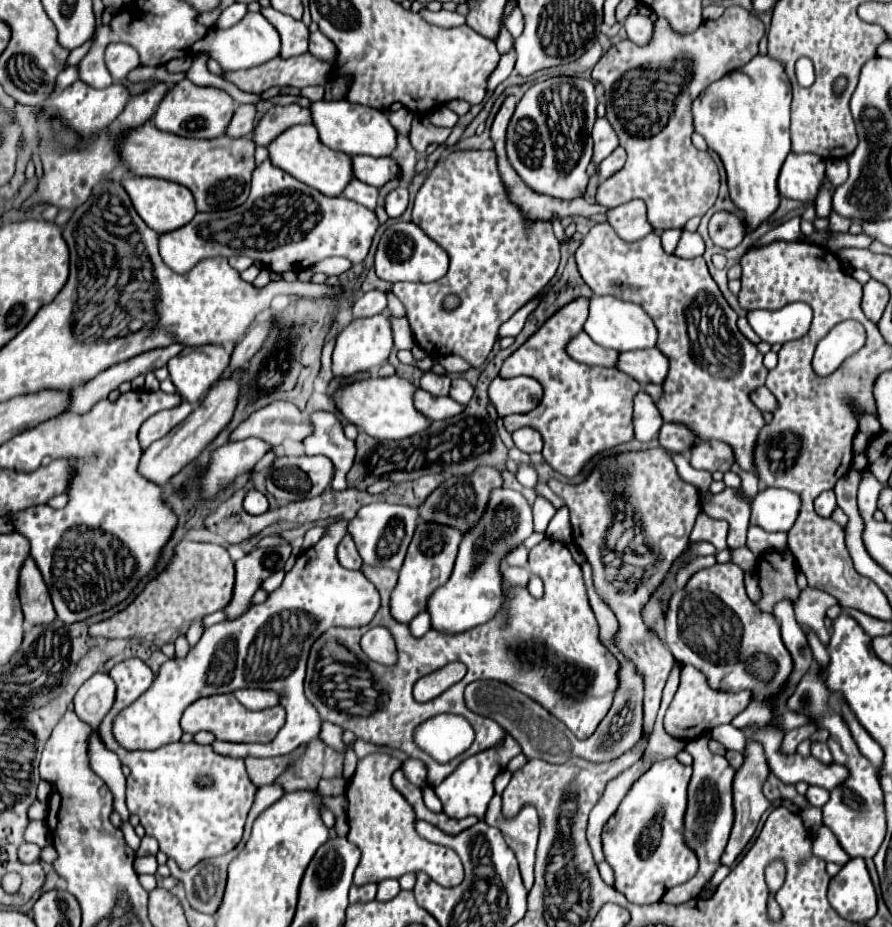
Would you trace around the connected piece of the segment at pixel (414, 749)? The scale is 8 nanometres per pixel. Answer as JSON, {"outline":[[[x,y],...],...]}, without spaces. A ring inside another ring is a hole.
{"outline":[[[543,539],[543,541],[539,543],[539,545],[535,545],[535,547],[533,547],[533,549],[529,551],[529,571],[533,571],[533,575],[537,575],[537,577],[541,577],[541,581],[543,581],[543,585],[545,585],[545,595],[543,595],[543,599],[533,599],[533,597],[529,595],[529,591],[527,591],[527,589],[507,589],[507,587],[503,585],[503,589],[505,589],[505,591],[511,591],[511,599],[509,599],[509,605],[507,605],[507,611],[503,609],[503,611],[501,611],[501,613],[499,613],[499,615],[497,615],[495,619],[491,619],[491,621],[489,621],[489,623],[485,623],[485,625],[479,625],[477,629],[467,629],[467,633],[441,633],[441,631],[437,631],[437,629],[429,629],[429,631],[427,631],[427,633],[425,633],[423,637],[413,637],[413,635],[411,635],[411,631],[409,631],[409,625],[407,625],[407,623],[399,623],[399,621],[393,621],[393,615],[389,613],[389,597],[391,597],[391,593],[393,593],[393,589],[395,589],[395,585],[397,585],[397,573],[395,573],[395,571],[391,571],[391,569],[383,569],[383,567],[381,567],[381,569],[371,569],[371,567],[367,567],[367,565],[363,565],[361,569],[363,569],[363,573],[365,573],[365,577],[367,577],[369,581],[373,581],[373,585],[375,585],[375,587],[379,589],[379,593],[381,593],[381,609],[377,611],[377,615],[375,615],[375,619],[373,619],[373,621],[371,621],[371,623],[369,623],[367,627],[359,627],[359,629],[329,629],[327,633],[323,633],[323,635],[321,635],[321,637],[319,637],[319,639],[317,639],[317,641],[313,643],[313,647],[311,647],[311,655],[309,655],[309,663],[307,663],[307,677],[305,677],[305,697],[307,697],[309,701],[311,701],[311,705],[313,705],[315,709],[317,709],[317,713],[321,715],[321,719],[323,719],[323,721],[329,721],[329,723],[333,723],[333,725],[339,725],[341,729],[349,729],[349,731],[353,731],[353,733],[357,735],[357,739],[363,739],[363,741],[369,741],[369,743],[373,743],[373,745],[387,745],[387,747],[393,747],[393,749],[399,749],[399,751],[403,751],[403,753],[407,753],[407,757],[411,757],[411,759],[419,759],[419,761],[423,761],[423,763],[427,765],[427,783],[429,783],[431,787],[435,787],[435,785],[439,785],[439,783],[441,783],[441,781],[443,781],[443,779],[445,779],[445,777],[447,777],[447,775],[449,775],[449,773],[451,773],[451,771],[453,771],[453,769],[455,769],[455,767],[457,767],[457,765],[461,763],[461,759],[467,759],[467,757],[471,757],[471,755],[475,755],[475,753],[479,753],[479,751],[483,751],[483,749],[489,749],[489,747],[493,747],[493,745],[497,745],[497,743],[501,741],[501,735],[503,735],[503,727],[501,727],[499,723],[495,723],[493,719],[487,719],[487,717],[481,717],[481,715],[477,715],[477,713],[473,713],[473,711],[469,711],[469,707],[465,705],[465,699],[463,699],[463,689],[465,689],[465,685],[467,685],[467,683],[471,683],[471,681],[475,681],[477,677],[487,677],[487,679],[497,679],[497,681],[503,681],[503,683],[507,683],[507,685],[511,685],[511,687],[515,687],[515,689],[519,689],[521,693],[525,693],[525,695],[529,695],[529,697],[533,697],[533,699],[535,699],[535,701],[537,701],[539,705],[543,705],[543,707],[545,707],[545,709],[547,709],[547,711],[549,711],[551,715],[555,715],[555,717],[559,717],[559,721],[563,721],[563,723],[565,723],[565,725],[567,725],[567,727],[571,729],[571,733],[573,733],[573,735],[575,735],[577,739],[587,739],[587,737],[590,737],[595,732],[595,729],[601,722],[601,719],[605,717],[605,713],[607,713],[607,709],[611,707],[611,701],[613,701],[614,699],[614,694],[618,685],[617,671],[619,670],[619,662],[616,660],[615,657],[607,657],[607,653],[605,653],[605,647],[601,647],[601,643],[599,643],[599,639],[597,639],[597,621],[595,621],[595,615],[593,615],[593,611],[591,611],[591,605],[589,605],[589,597],[587,597],[587,593],[585,593],[585,581],[583,581],[583,573],[581,573],[581,567],[579,567],[579,565],[575,563],[575,559],[571,557],[571,553],[569,553],[569,549],[565,547],[565,543],[559,543],[559,541],[551,541],[551,539]],[[503,613],[507,613],[507,615],[509,615],[509,617],[507,617],[507,623],[503,623]],[[373,625],[387,625],[387,627],[391,629],[391,633],[393,633],[393,637],[395,637],[395,641],[397,641],[397,651],[399,651],[399,659],[397,659],[397,663],[395,663],[395,665],[389,665],[389,667],[387,667],[387,665],[379,665],[379,663],[371,663],[371,661],[369,661],[369,659],[365,657],[365,653],[361,653],[361,647],[359,647],[359,639],[361,639],[361,635],[363,635],[363,633],[367,633],[367,629],[371,629]],[[431,661],[438,661],[438,668],[434,668],[434,671],[445,666],[450,662],[460,661],[461,663],[465,663],[465,665],[467,665],[467,675],[465,675],[465,679],[463,679],[463,681],[459,681],[459,683],[455,683],[455,685],[451,685],[451,687],[449,687],[449,689],[447,689],[445,693],[441,693],[439,697],[435,697],[435,699],[431,699],[431,701],[427,701],[427,703],[419,703],[419,701],[415,701],[415,699],[413,699],[413,693],[411,693],[411,689],[413,689],[413,683],[415,683],[415,679],[419,679],[419,677],[423,677],[425,673],[429,673],[429,671],[431,671]],[[431,713],[459,713],[459,715],[463,715],[463,717],[465,717],[465,719],[467,719],[467,721],[471,723],[471,727],[475,729],[475,741],[473,741],[473,745],[471,745],[471,747],[469,747],[469,749],[467,749],[465,753],[461,753],[461,757],[455,757],[453,761],[449,761],[449,763],[445,763],[445,765],[441,765],[441,763],[437,763],[437,761],[433,761],[433,759],[431,759],[431,757],[429,757],[427,753],[423,753],[423,751],[421,751],[421,749],[419,749],[419,747],[417,747],[417,745],[413,743],[413,729],[415,729],[415,727],[417,727],[419,723],[423,723],[425,719],[429,719],[429,717],[431,717]]]}

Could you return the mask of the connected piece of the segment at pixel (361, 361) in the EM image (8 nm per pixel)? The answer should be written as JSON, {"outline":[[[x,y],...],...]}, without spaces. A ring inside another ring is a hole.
{"outline":[[[383,313],[367,317],[367,319],[351,321],[337,337],[337,345],[335,345],[335,351],[333,351],[333,367],[331,367],[333,375],[337,379],[349,379],[355,373],[375,371],[383,363],[387,363],[391,349],[393,349],[391,325],[389,325],[389,319]]]}

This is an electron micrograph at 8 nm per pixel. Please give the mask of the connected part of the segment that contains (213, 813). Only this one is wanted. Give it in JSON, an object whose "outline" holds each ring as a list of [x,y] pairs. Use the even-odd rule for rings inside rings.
{"outline":[[[133,657],[117,663],[109,675],[117,685],[117,699],[103,719],[99,733],[107,749],[115,751],[121,763],[131,769],[131,775],[127,777],[129,813],[141,819],[145,835],[155,837],[159,849],[175,859],[181,869],[191,869],[201,859],[219,857],[231,851],[243,837],[243,825],[257,793],[257,787],[245,773],[243,759],[219,755],[211,745],[199,745],[195,741],[177,741],[153,751],[129,751],[123,745],[117,745],[111,733],[111,719],[153,685],[155,673],[147,663]],[[201,779],[209,779],[211,785],[201,785]]]}

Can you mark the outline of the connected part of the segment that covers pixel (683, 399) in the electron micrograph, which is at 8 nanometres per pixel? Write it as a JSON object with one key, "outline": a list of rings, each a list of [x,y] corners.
{"outline":[[[597,223],[581,241],[575,251],[577,267],[583,281],[591,287],[595,295],[613,295],[623,301],[633,301],[643,305],[645,313],[653,319],[659,339],[657,349],[661,349],[669,357],[669,375],[663,383],[663,397],[657,401],[663,421],[677,421],[689,425],[701,439],[717,439],[729,443],[735,451],[737,465],[743,471],[757,473],[753,465],[753,449],[757,445],[757,433],[765,427],[763,413],[749,401],[749,393],[753,389],[765,385],[767,369],[763,365],[763,355],[757,351],[753,343],[749,343],[737,329],[737,313],[723,299],[717,283],[711,279],[705,259],[683,259],[677,255],[669,255],[661,247],[659,233],[649,233],[647,237],[627,243],[609,223]]]}

